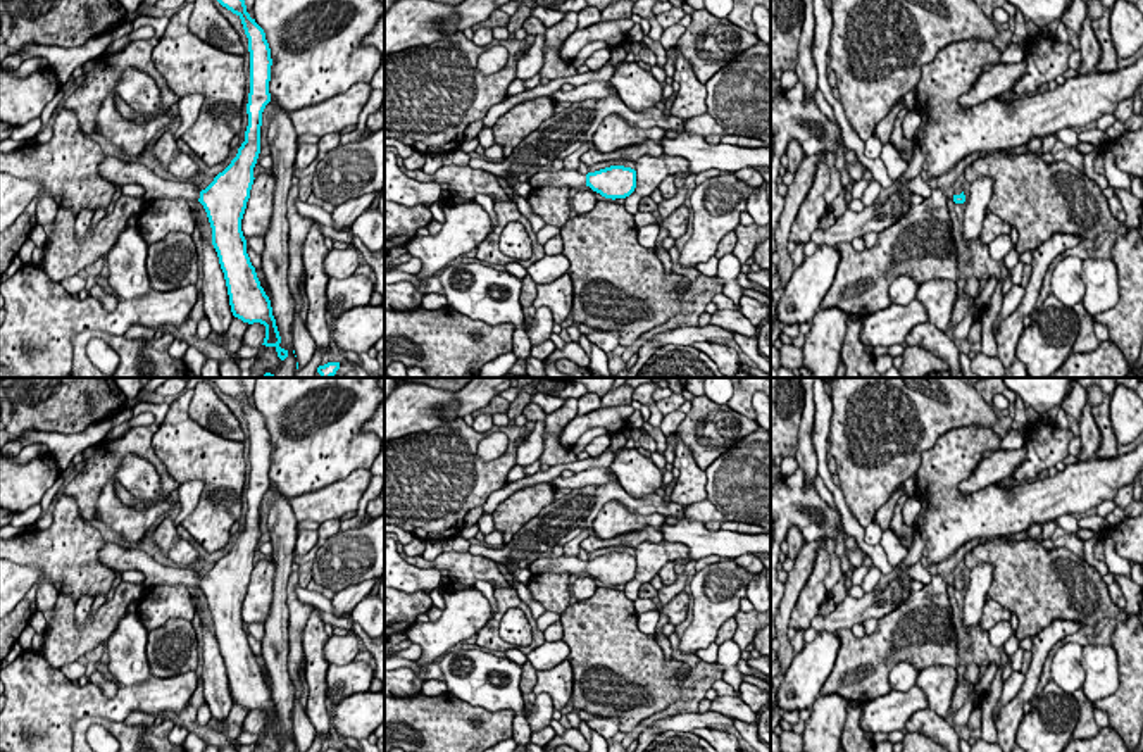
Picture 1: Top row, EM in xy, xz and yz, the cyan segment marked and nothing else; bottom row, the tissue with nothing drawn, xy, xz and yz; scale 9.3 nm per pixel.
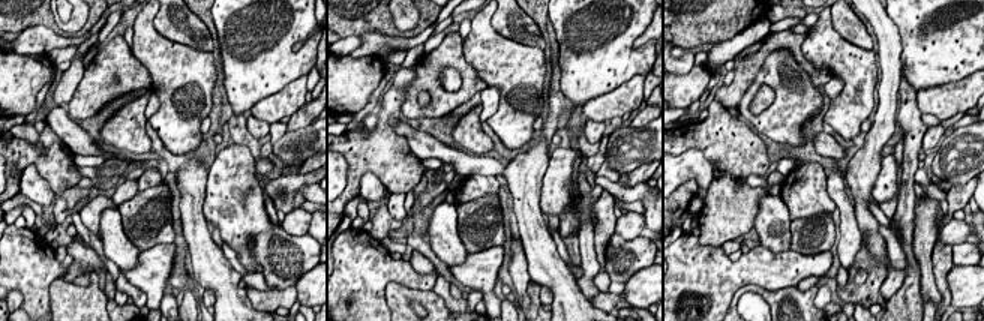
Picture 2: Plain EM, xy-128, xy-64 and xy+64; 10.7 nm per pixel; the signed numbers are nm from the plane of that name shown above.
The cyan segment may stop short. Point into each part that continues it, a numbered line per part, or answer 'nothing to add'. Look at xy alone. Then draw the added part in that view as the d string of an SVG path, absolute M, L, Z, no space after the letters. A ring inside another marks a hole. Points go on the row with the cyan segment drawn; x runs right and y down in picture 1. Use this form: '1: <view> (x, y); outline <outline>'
1: xy (114, 169); outline M109 157L98 166L100 174L114 185L140 185L145 188L145 202L155 198L183 198L198 200L200 188L191 181L167 181L153 174L147 166L138 162L124 162L117 157Z

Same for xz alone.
1: xz (569, 178); outline M571 169L540 171L531 176L529 183L533 188L541 188L541 186L581 188L586 185L586 174Z

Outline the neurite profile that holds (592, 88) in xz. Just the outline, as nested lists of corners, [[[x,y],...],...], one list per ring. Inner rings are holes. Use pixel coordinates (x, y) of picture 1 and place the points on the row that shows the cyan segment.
[[[588,81],[574,90],[564,91],[557,90],[555,93],[548,95],[553,102],[569,102],[578,103],[588,98],[605,98],[609,97],[609,81]]]

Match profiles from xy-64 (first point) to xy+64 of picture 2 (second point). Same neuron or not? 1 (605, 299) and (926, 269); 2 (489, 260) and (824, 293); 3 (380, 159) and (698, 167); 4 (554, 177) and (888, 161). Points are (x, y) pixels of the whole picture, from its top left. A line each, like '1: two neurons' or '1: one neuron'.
1: two neurons
2: two neurons
3: two neurons
4: one neuron

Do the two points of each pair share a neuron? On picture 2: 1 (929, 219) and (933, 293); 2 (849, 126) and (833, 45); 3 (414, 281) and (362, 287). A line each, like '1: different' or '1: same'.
1: same
2: same
3: same

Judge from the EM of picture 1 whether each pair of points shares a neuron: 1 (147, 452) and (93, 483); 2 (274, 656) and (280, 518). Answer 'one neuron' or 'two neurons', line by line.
1: one neuron
2: one neuron

